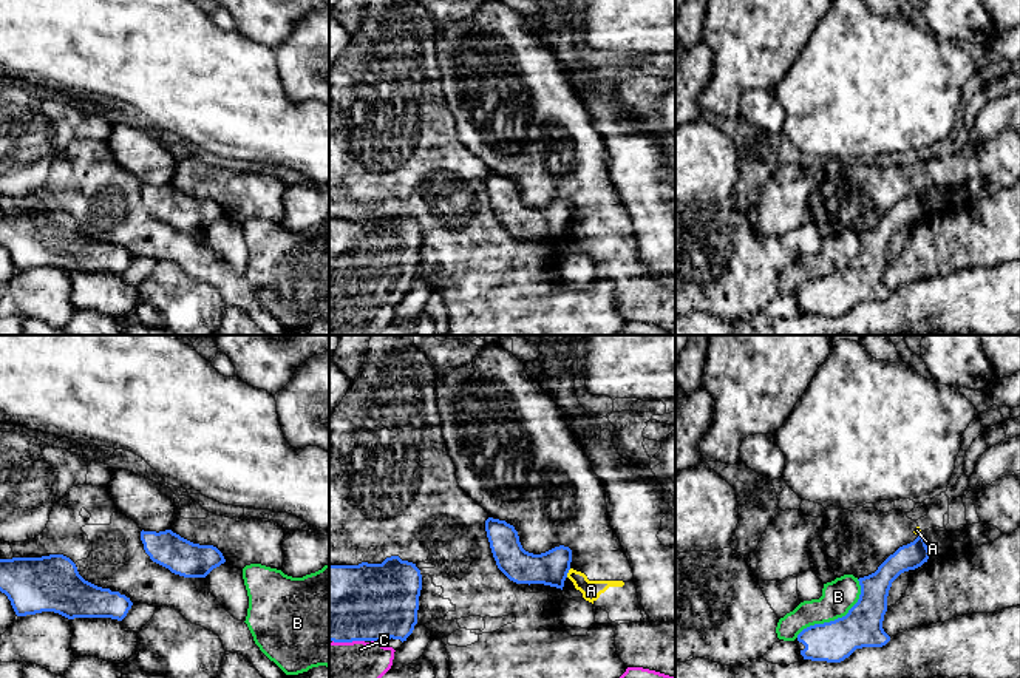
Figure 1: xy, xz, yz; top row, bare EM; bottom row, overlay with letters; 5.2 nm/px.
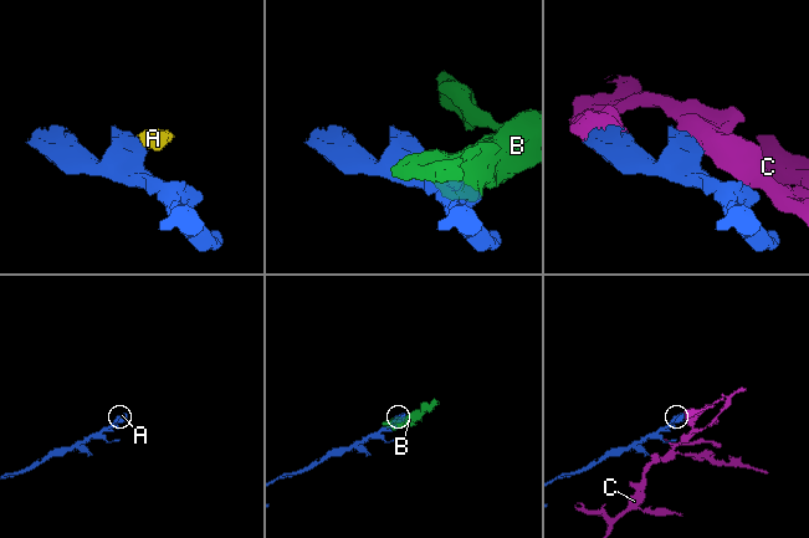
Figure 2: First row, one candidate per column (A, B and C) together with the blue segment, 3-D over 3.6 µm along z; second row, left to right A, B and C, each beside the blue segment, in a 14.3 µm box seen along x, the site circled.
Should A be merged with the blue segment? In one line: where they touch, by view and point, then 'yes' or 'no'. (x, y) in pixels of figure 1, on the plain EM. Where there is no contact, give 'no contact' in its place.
contact xz (567, 226); no

